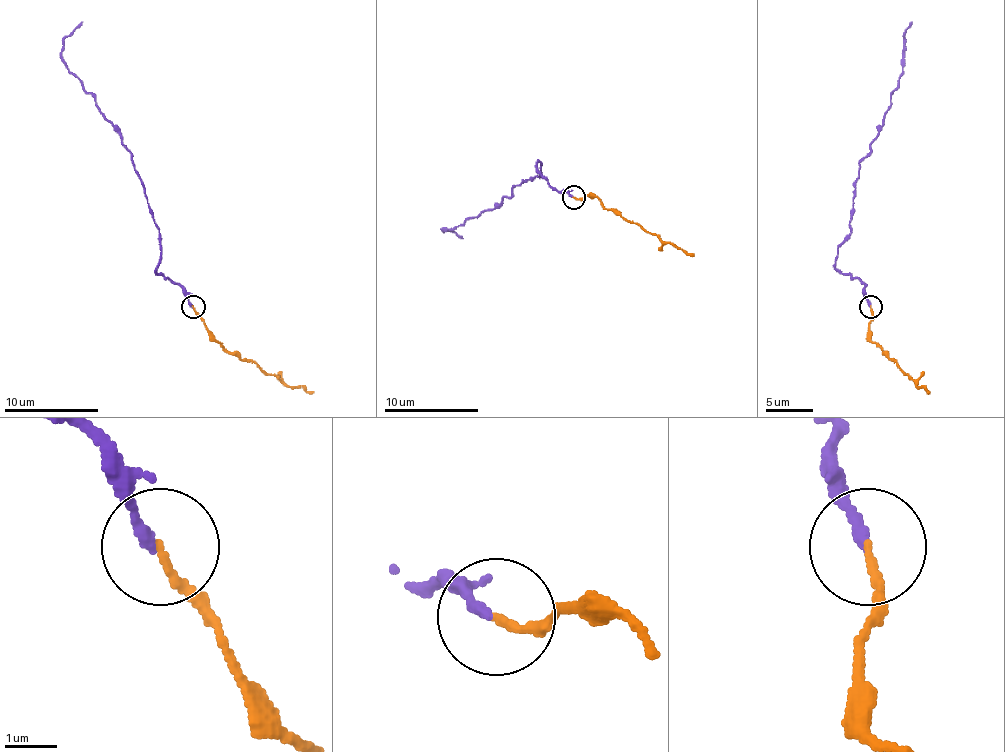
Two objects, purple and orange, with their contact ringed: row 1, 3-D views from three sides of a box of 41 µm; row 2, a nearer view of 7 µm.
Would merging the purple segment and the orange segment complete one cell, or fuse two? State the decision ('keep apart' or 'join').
join

